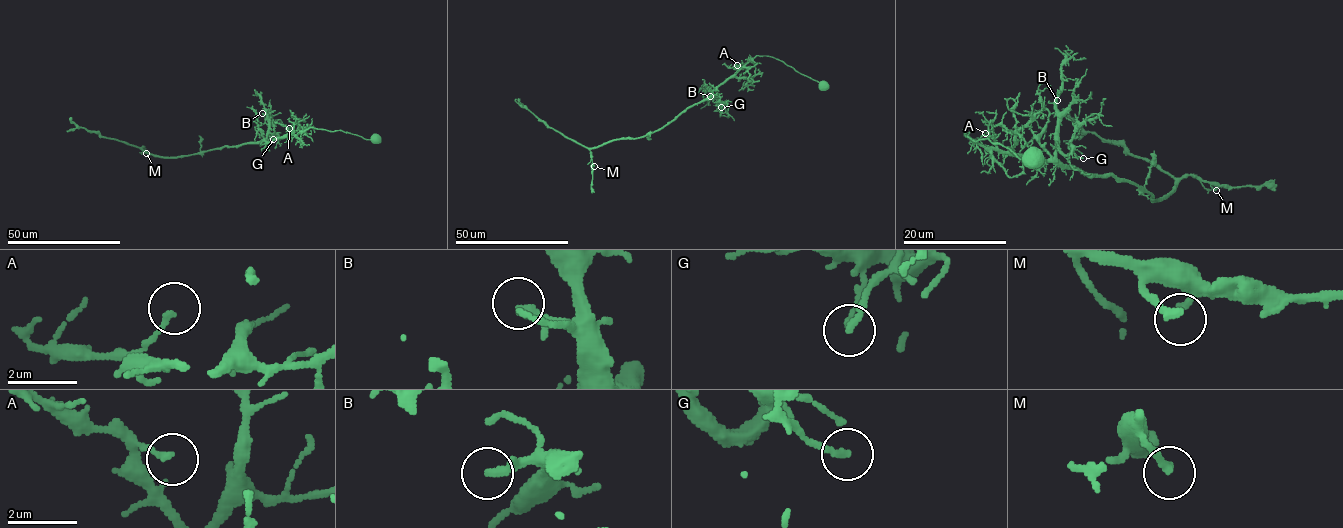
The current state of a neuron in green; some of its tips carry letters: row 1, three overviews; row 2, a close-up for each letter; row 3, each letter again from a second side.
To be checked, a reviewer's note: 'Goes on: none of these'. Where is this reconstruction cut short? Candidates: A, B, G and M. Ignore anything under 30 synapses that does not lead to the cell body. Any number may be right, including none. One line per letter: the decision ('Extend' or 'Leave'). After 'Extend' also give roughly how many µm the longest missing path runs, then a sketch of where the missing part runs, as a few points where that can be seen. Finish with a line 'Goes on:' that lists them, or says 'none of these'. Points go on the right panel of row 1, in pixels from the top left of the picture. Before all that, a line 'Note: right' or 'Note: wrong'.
Note: wrong
A: Leave
B: Extend. Missing length about 10 µm. Course of what is missing: (1057, 100), (1051, 83), (1051, 66), (1046, 62)
G: Leave
M: Leave
Goes on: B

